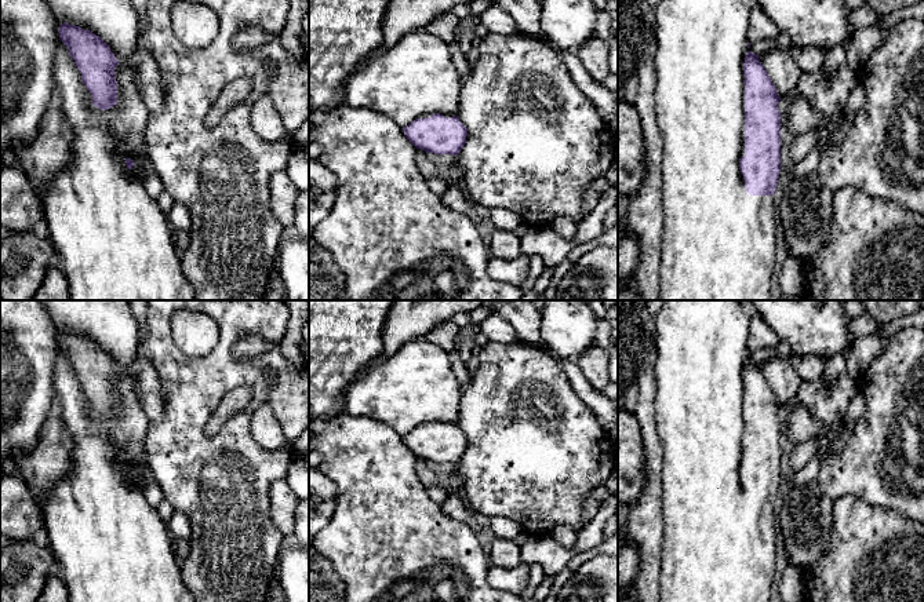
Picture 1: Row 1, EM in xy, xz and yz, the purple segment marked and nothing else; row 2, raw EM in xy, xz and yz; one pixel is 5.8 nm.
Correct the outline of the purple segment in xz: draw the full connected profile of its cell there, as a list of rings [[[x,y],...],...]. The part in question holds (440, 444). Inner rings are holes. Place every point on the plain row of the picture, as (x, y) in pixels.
[[[419,338],[404,343],[376,365],[370,364],[359,371],[345,390],[343,412],[389,426],[416,457],[458,464],[468,445],[468,437],[456,426],[462,393],[448,353]]]

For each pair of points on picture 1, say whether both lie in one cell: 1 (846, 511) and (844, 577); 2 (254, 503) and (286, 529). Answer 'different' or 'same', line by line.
1: same
2: different

